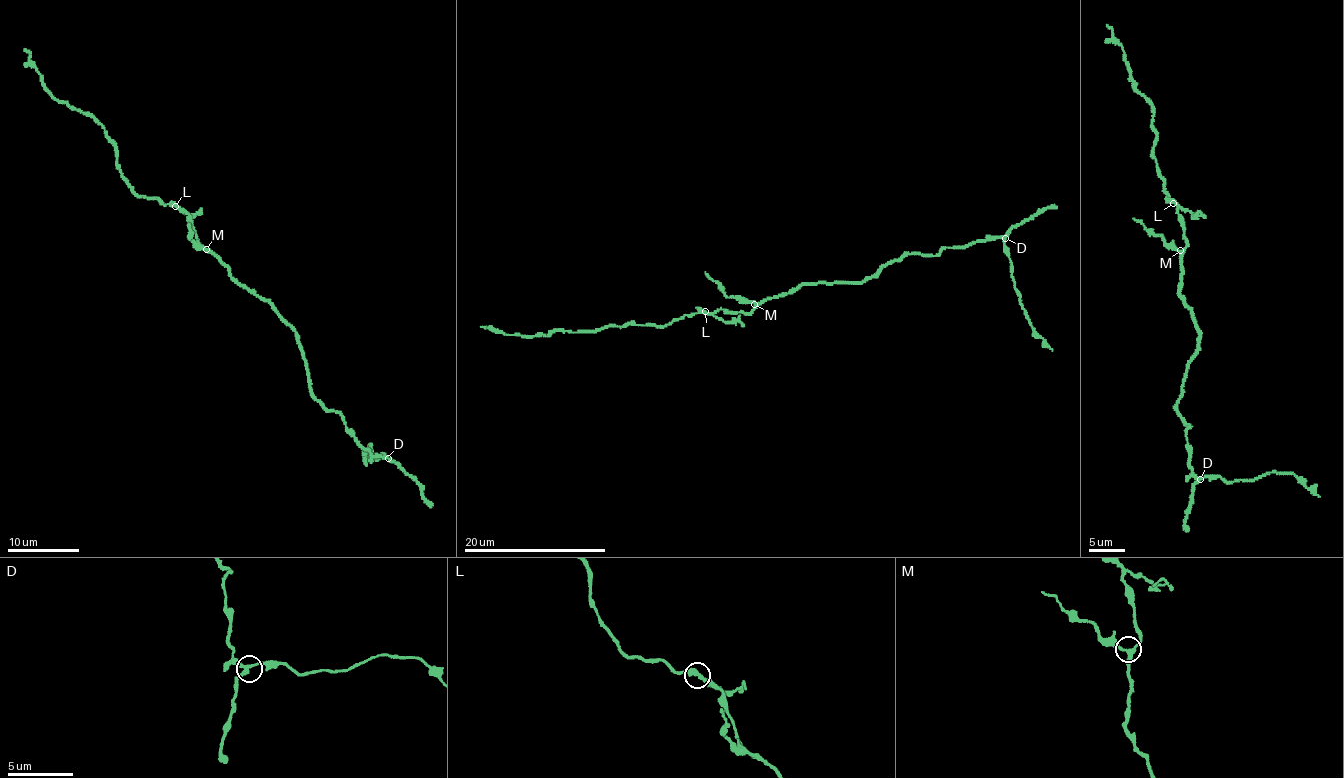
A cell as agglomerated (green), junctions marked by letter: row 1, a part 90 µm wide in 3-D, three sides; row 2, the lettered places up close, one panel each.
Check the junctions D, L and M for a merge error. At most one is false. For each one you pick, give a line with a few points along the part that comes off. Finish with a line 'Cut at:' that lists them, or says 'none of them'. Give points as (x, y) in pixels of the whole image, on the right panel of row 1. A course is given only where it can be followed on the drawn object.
L: foreign part runs (1173, 203), (1196, 215), (1198, 212), (1195, 216)
Cut at: L

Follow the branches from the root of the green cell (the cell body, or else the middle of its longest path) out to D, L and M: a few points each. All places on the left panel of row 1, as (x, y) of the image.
D: (251, 291), (296, 332), (312, 395), (327, 410), (338, 411), (358, 443), (388, 458)
L: (251, 291), (230, 275), (228, 266), (198, 243), (192, 220), (175, 205)
M: (251, 291), (230, 275), (230, 270), (206, 249)

